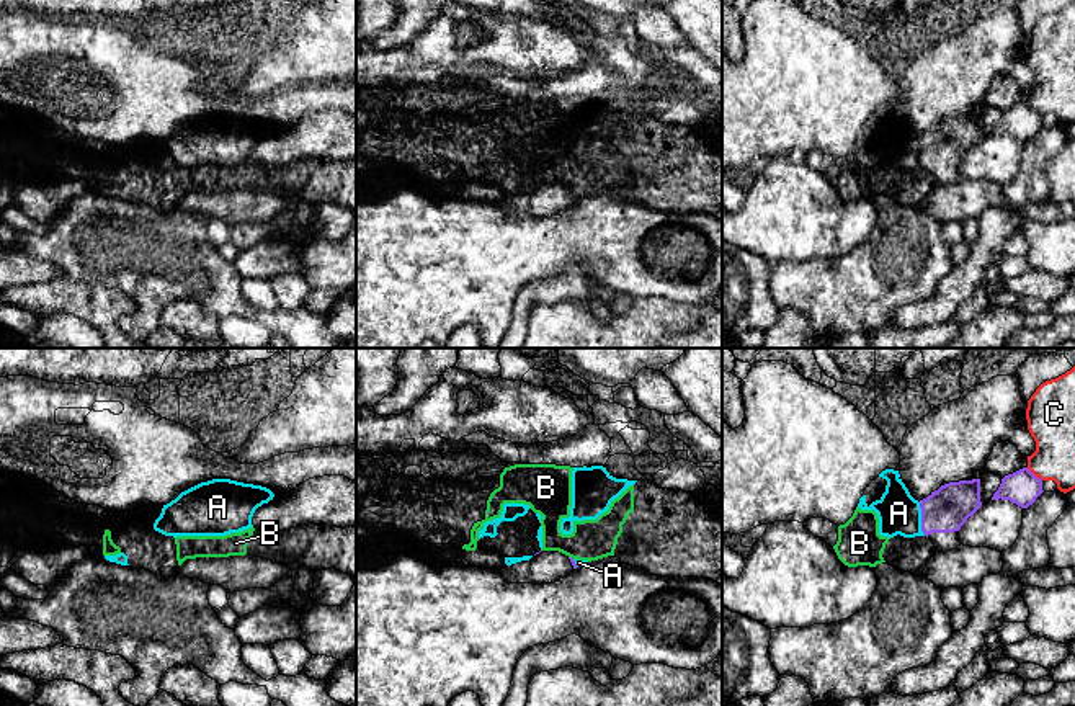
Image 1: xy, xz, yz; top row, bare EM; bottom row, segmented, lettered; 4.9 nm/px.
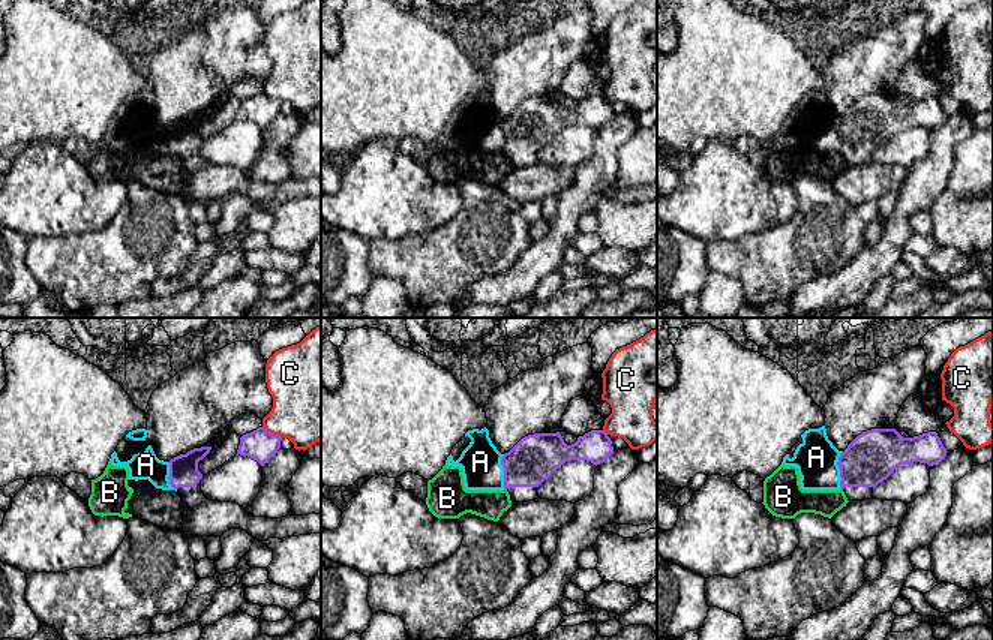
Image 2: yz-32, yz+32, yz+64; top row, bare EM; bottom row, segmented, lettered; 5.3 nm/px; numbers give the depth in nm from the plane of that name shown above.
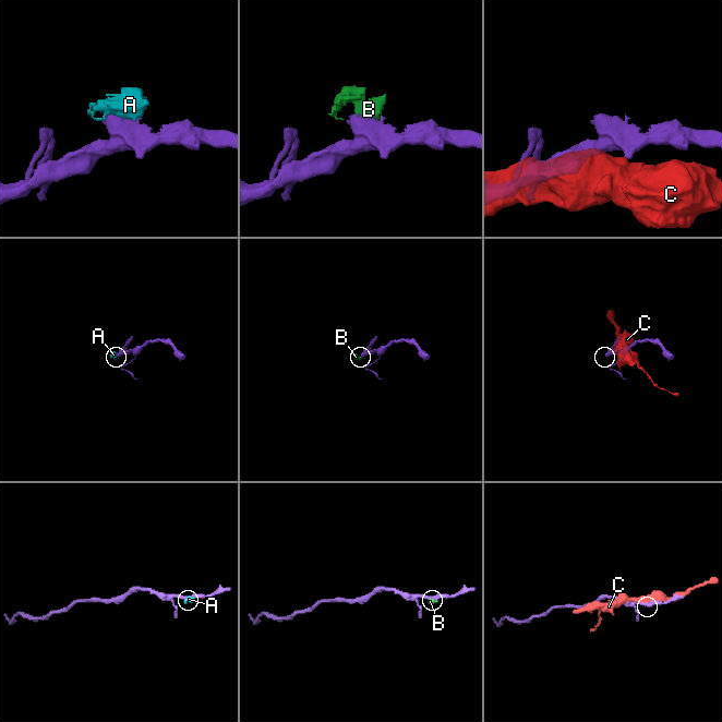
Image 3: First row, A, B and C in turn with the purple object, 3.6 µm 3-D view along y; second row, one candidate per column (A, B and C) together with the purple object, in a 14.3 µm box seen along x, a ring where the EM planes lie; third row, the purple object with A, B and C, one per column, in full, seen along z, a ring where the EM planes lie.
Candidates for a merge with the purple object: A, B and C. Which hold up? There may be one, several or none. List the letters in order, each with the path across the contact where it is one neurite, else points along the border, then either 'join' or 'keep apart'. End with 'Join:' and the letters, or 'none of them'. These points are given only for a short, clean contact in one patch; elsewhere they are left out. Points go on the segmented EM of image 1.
A: join
B: border along xz (569, 556), (574, 561); keep apart
C: keep apart
Join: A

